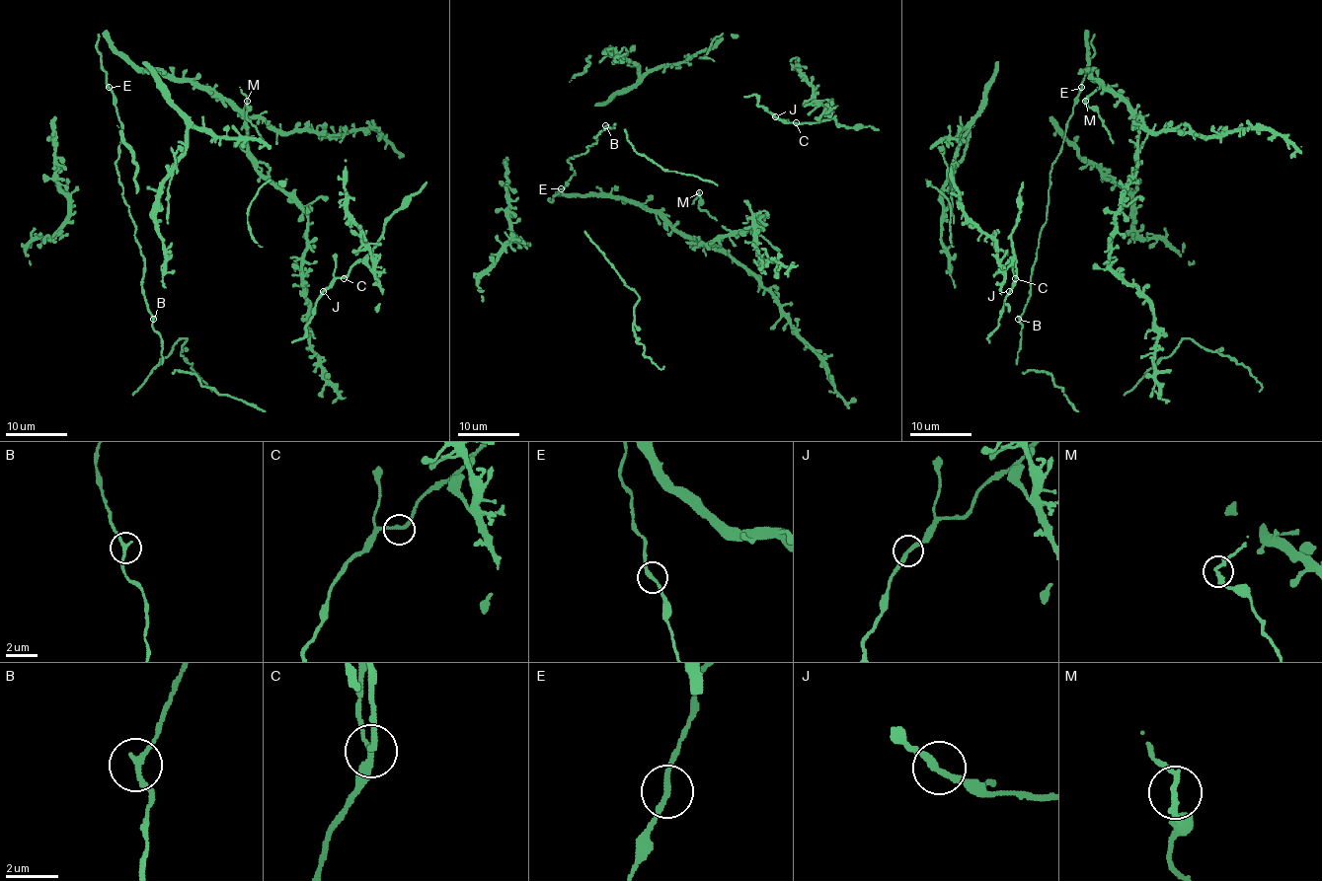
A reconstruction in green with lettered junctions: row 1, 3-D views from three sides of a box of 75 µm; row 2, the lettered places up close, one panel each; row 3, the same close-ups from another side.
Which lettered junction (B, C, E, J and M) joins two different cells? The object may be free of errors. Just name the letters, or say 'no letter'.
M

